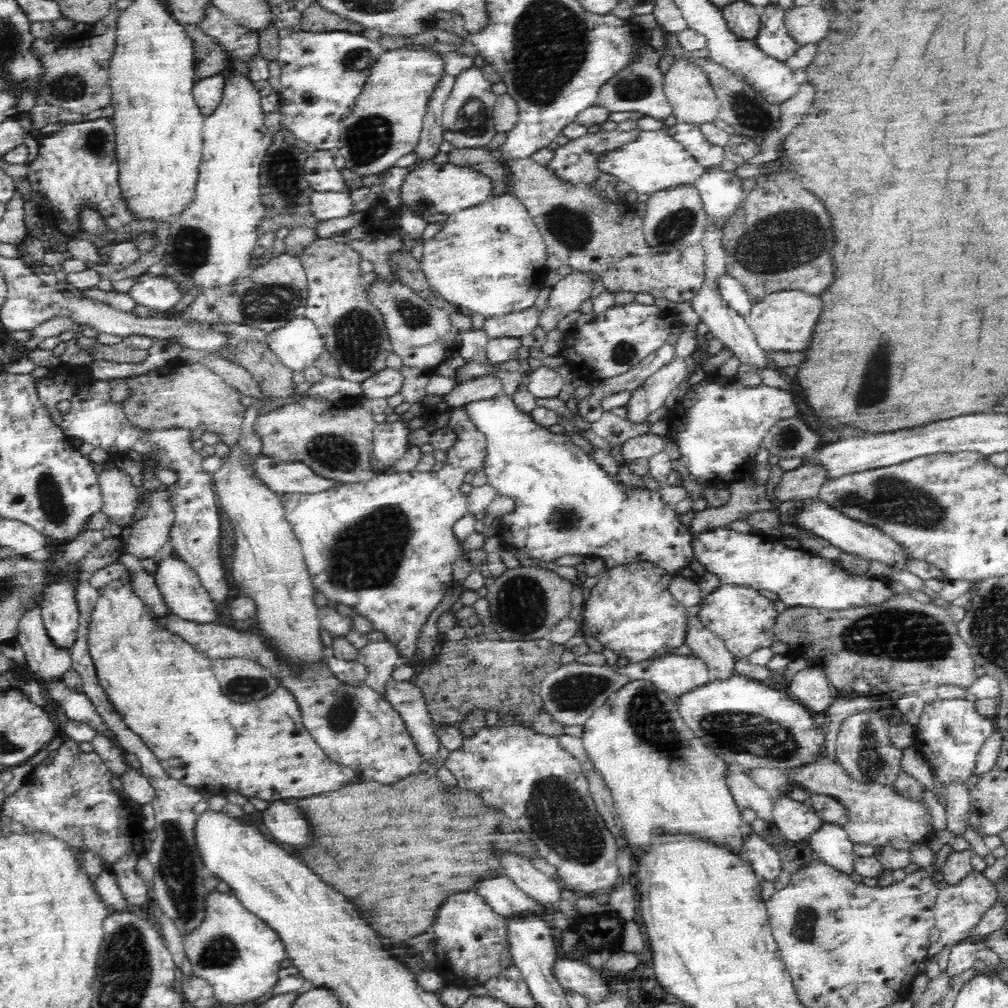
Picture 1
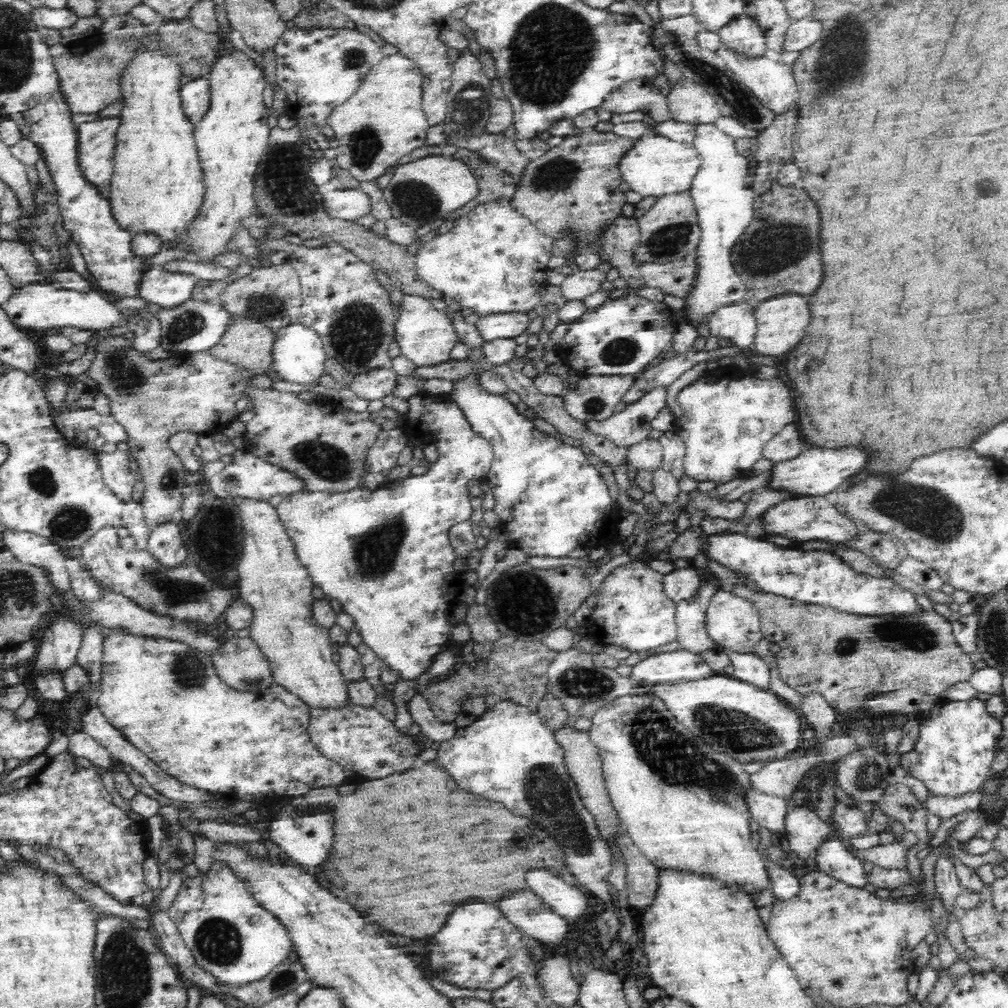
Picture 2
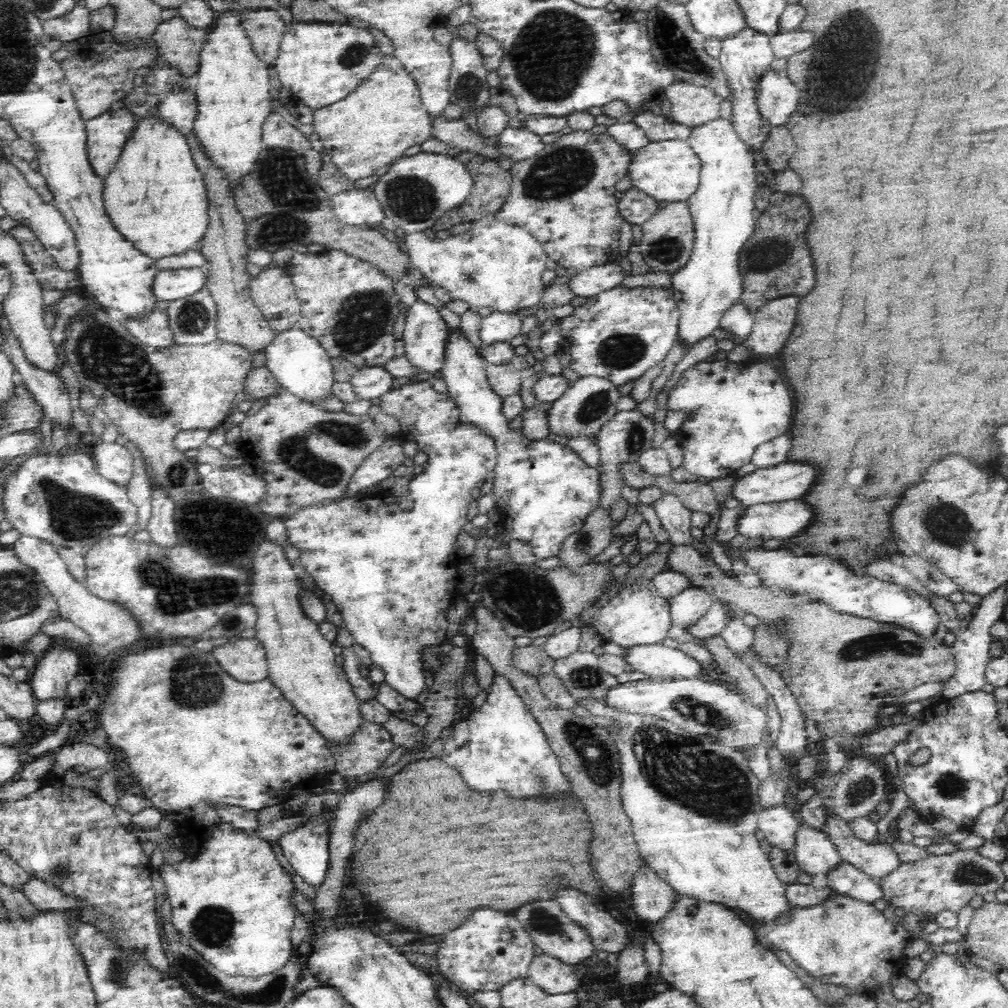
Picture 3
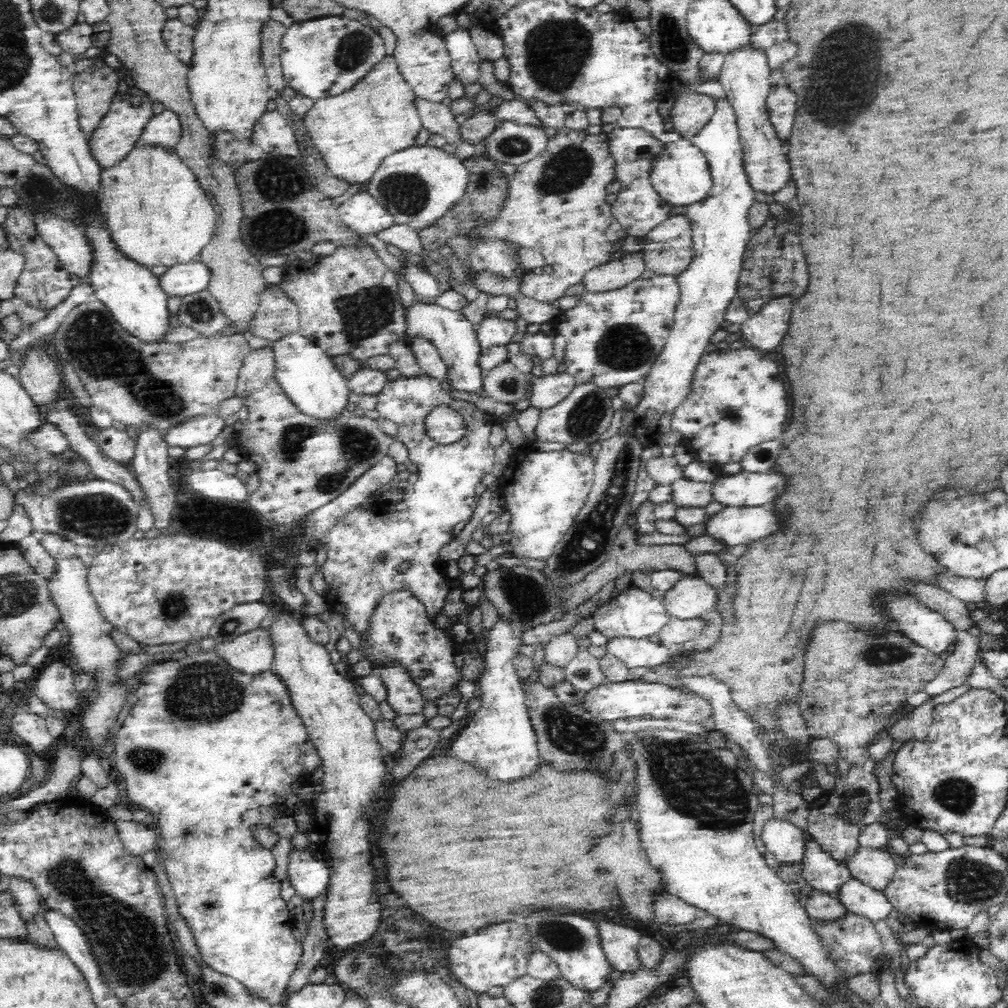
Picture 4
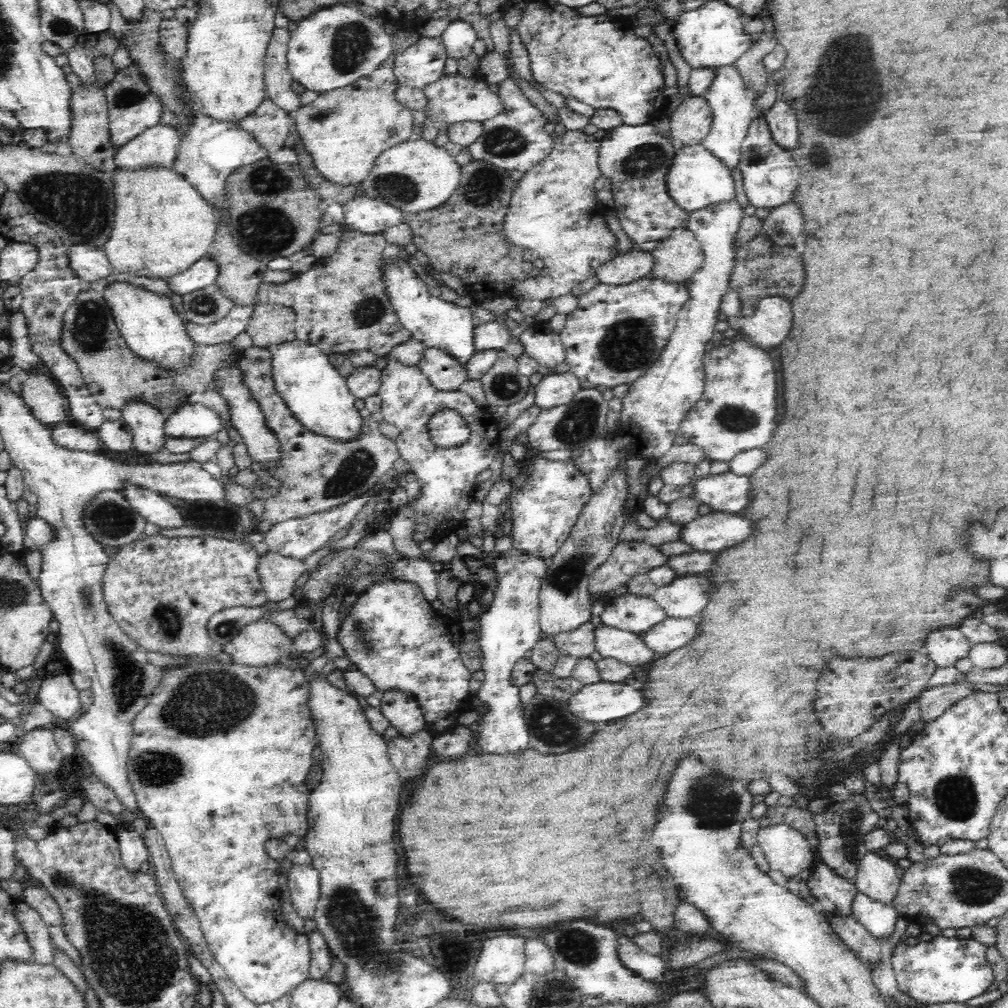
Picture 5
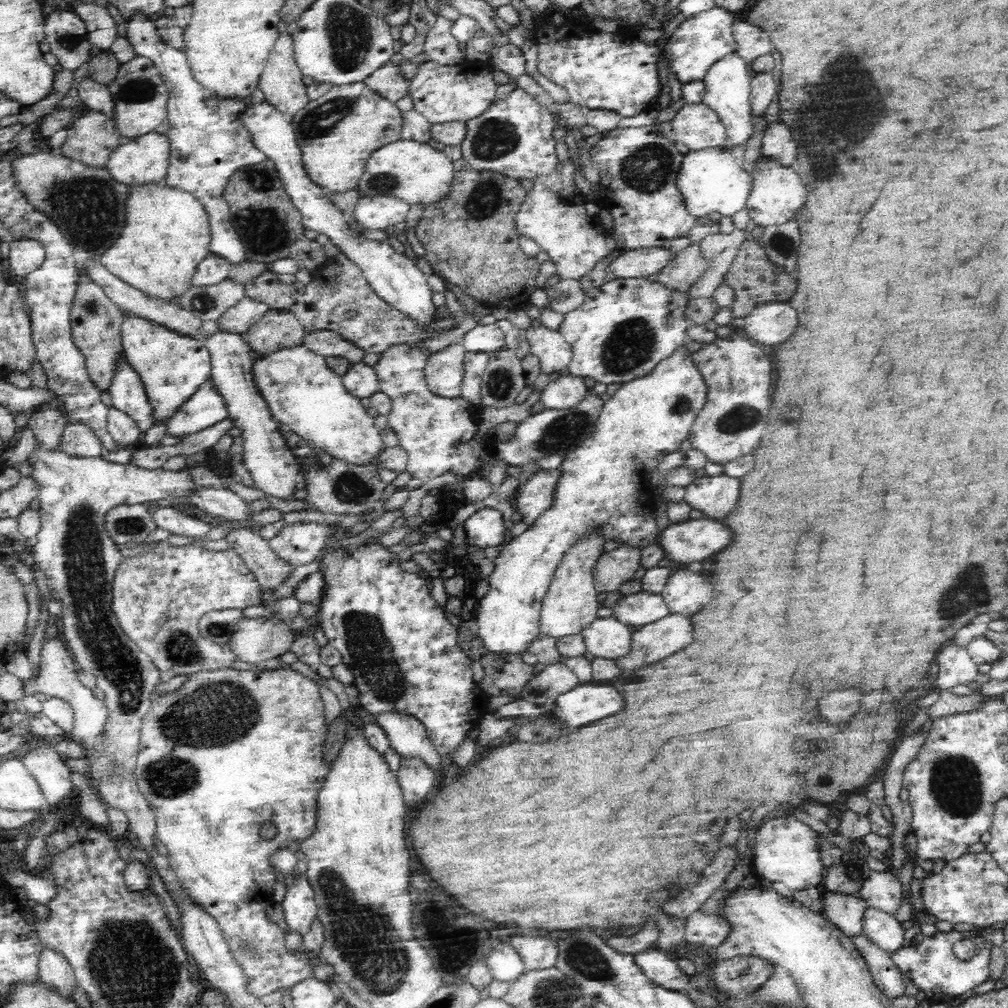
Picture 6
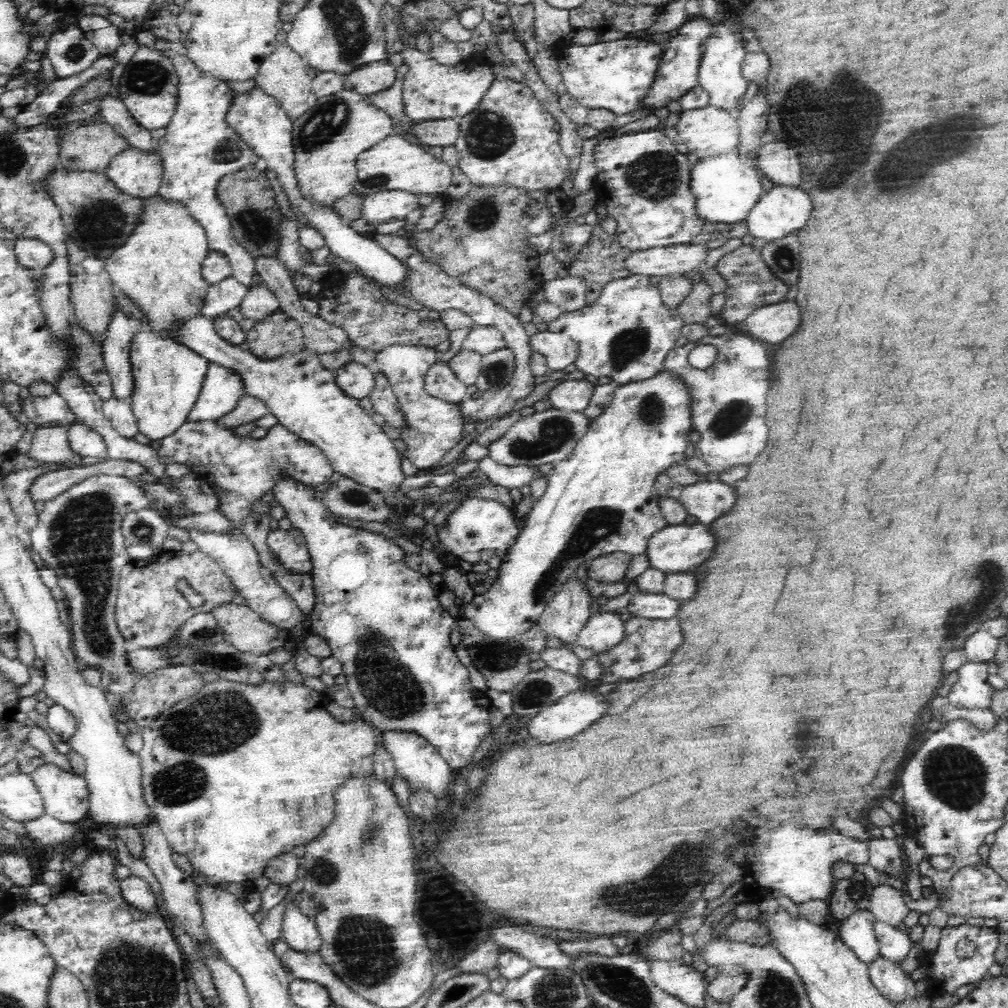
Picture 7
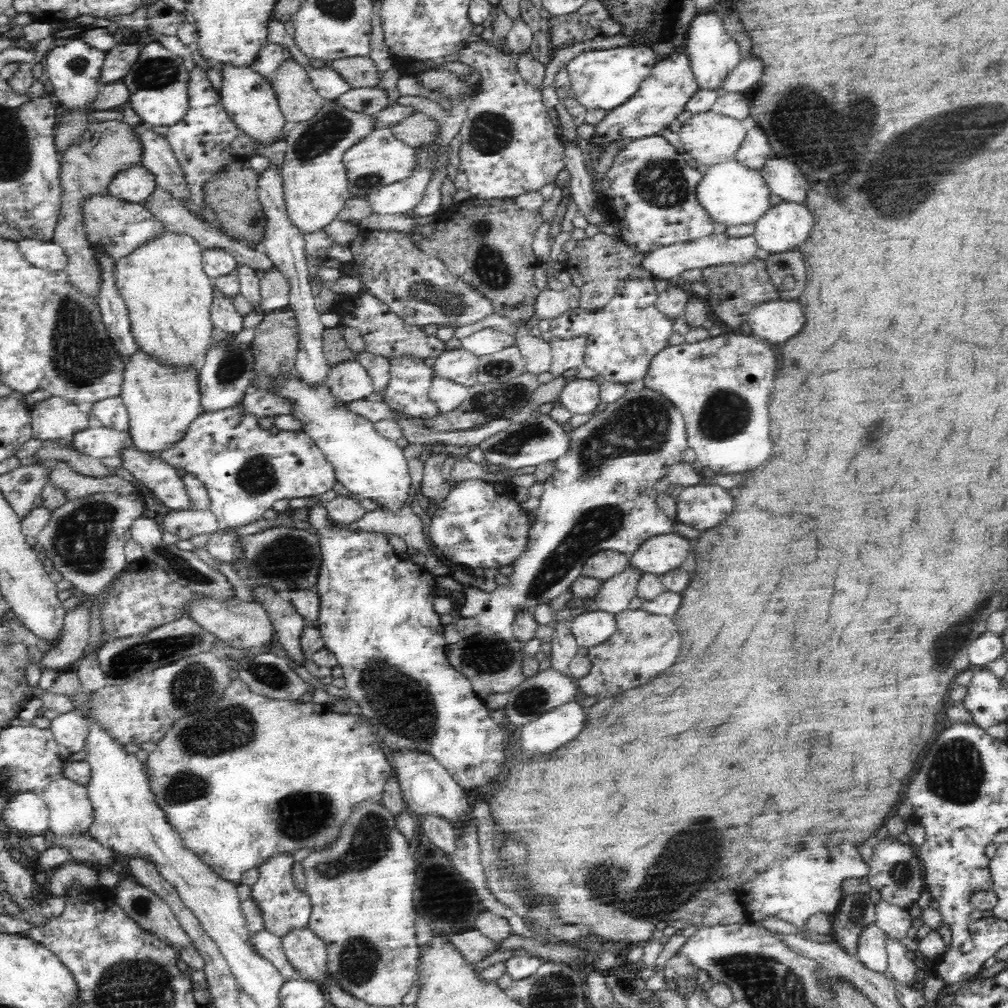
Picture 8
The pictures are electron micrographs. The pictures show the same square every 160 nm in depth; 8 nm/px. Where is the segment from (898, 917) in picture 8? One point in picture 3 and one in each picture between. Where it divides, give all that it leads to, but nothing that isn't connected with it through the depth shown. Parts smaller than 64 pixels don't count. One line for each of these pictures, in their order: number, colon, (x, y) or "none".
3: (877, 859)
4: (875, 867)
5: (876, 877)
6: (883, 890)
7: (887, 904)

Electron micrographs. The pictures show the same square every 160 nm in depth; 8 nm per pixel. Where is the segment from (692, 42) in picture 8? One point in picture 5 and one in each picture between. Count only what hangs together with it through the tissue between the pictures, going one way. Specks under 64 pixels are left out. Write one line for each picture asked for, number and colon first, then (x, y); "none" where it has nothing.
5: (732, 109)
6: (727, 84)
7: (720, 74)

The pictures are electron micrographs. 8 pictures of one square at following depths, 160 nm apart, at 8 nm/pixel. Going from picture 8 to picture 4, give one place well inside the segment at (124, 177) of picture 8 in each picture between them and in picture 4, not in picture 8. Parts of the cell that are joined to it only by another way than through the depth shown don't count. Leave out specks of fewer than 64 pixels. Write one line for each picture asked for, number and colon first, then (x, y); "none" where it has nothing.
4: (165, 129)
5: (158, 145)
6: (145, 159)
7: (137, 172)

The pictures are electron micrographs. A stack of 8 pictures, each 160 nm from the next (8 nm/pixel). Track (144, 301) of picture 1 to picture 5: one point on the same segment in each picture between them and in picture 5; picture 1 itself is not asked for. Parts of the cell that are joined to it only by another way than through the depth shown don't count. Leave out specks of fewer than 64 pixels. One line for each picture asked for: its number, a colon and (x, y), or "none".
2: (166, 289)
3: (168, 285)
4: (182, 279)
5: (203, 272)

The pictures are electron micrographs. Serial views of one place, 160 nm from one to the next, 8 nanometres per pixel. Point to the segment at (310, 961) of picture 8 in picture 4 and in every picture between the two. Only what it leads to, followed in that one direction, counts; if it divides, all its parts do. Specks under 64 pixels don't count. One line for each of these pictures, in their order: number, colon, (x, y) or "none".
4: (309, 876)
5: (304, 881)
6: (299, 906)
7: (301, 933)

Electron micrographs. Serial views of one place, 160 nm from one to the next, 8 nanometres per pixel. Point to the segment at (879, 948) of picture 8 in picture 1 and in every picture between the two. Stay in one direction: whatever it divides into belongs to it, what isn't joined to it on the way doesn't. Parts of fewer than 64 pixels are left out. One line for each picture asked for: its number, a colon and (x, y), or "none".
1: (796, 820)
2: (804, 829)
3: (815, 853)
4: (820, 869)
5: (834, 894)
6: (846, 911)
7: (856, 930)

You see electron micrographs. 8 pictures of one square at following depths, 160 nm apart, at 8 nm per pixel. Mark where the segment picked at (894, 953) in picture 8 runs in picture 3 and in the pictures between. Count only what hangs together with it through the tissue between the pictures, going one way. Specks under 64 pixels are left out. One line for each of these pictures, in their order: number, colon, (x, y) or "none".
3: (844, 878)
4: (858, 898)
5: (879, 919)
6: (882, 928)
7: (894, 944)

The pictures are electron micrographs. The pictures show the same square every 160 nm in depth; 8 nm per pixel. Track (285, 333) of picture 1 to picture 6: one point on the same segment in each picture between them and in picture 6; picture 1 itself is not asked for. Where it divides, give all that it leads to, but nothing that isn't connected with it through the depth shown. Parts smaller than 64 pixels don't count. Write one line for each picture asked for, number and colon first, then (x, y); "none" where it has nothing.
2: (299, 355)
3: (298, 362)
4: (307, 375)
5: (314, 391)
6: (303, 393)

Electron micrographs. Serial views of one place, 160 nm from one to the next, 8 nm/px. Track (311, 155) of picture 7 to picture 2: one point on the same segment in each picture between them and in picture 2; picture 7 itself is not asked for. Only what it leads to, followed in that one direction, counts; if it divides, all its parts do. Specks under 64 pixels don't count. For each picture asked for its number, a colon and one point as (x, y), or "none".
2: (383, 120)
3: (383, 116)
4: (355, 131)
5: (345, 130)
6: (338, 132)

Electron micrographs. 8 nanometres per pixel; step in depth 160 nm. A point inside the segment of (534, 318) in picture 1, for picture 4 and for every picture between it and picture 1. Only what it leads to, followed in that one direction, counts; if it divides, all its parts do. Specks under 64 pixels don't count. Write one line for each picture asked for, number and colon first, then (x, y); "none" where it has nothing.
2: (506, 325)
3: (498, 326)
4: (493, 331)

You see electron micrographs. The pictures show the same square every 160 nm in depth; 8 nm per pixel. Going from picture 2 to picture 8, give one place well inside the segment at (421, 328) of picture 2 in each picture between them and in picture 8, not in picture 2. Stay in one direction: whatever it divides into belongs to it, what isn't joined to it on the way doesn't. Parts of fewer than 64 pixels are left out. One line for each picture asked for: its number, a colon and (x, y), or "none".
3: (425, 336)
4: (426, 354)
5: (445, 373)
6: (444, 370)
7: (441, 382)
8: (447, 395)

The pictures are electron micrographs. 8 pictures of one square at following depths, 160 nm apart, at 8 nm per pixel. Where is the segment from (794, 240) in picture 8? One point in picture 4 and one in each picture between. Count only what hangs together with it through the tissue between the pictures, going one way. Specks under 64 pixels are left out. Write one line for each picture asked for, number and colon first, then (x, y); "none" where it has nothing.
4: (745, 73)
5: (770, 176)
6: (777, 192)
7: (783, 209)

